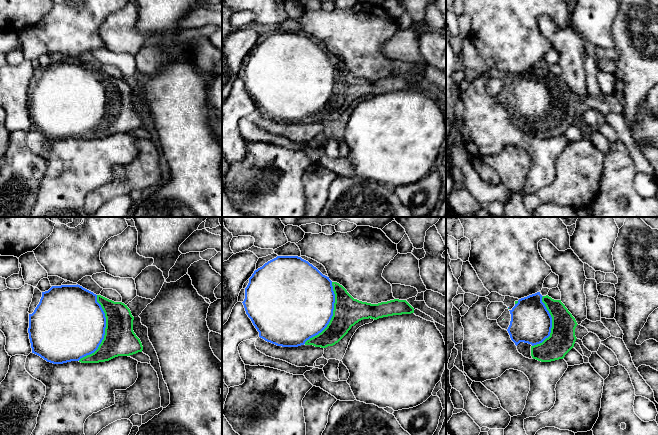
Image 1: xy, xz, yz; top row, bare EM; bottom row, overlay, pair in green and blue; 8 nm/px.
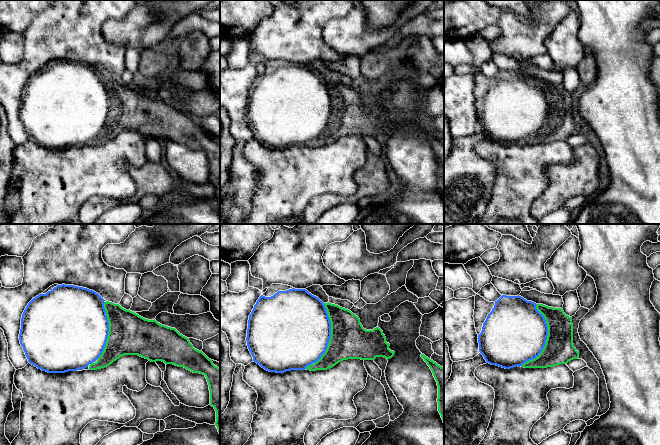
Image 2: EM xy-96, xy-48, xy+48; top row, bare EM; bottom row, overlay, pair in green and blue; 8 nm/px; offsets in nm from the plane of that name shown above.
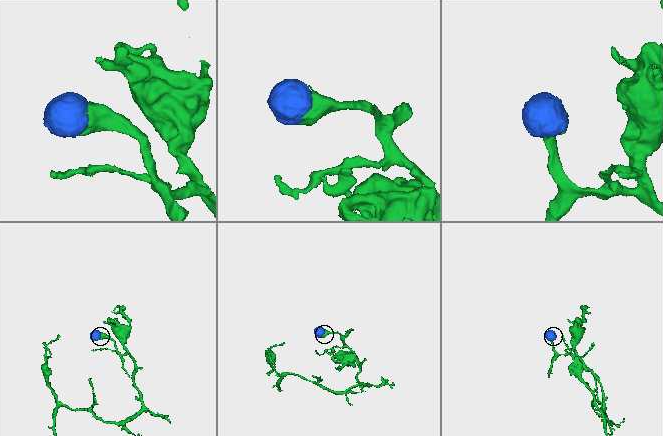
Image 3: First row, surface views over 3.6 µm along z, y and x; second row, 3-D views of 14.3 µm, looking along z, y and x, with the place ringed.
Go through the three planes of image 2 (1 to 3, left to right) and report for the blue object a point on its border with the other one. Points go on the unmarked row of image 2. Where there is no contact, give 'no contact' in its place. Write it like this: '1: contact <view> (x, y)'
1: contact xy-96 (109, 106)
2: contact xy-48 (331, 109)
3: contact xy+48 (547, 114)

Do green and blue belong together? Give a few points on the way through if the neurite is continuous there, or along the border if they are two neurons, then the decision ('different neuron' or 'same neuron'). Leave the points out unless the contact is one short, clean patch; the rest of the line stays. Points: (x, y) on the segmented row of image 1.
same neuron

